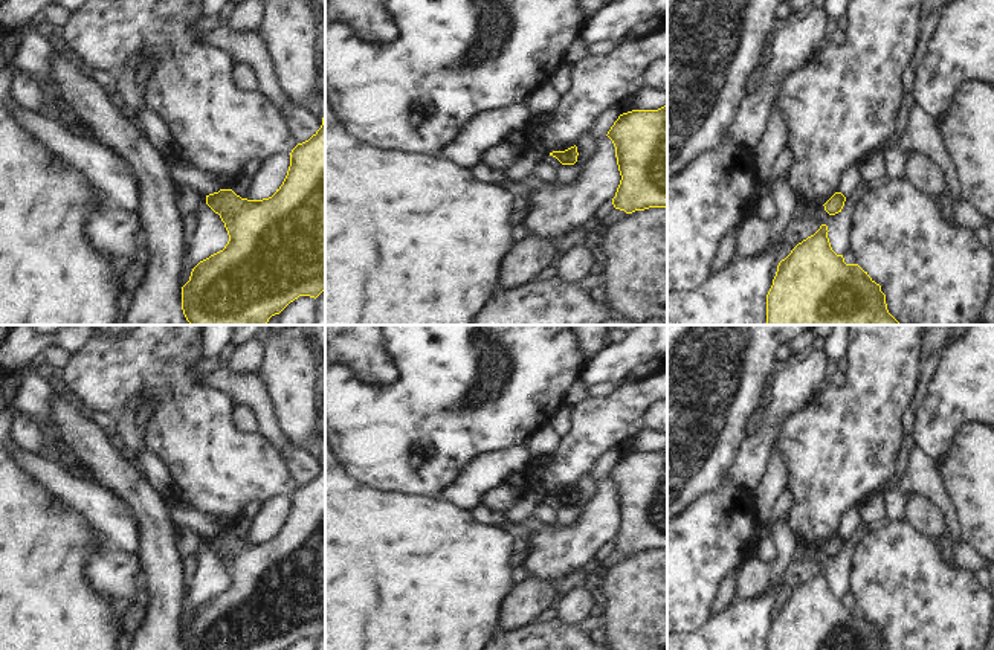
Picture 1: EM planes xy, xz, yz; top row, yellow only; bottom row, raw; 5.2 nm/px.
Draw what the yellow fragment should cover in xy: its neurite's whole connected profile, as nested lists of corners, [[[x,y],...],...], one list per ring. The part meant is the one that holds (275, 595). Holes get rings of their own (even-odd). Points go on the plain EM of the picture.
[[[325,458],[321,470],[292,491],[287,517],[272,539],[247,542],[220,531],[206,537],[206,546],[220,557],[229,583],[192,610],[182,629],[182,650],[286,650],[299,638],[316,641],[325,632]]]

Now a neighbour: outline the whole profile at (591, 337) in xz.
[[[570,325],[579,339],[586,360],[591,360],[608,342],[605,325]]]

